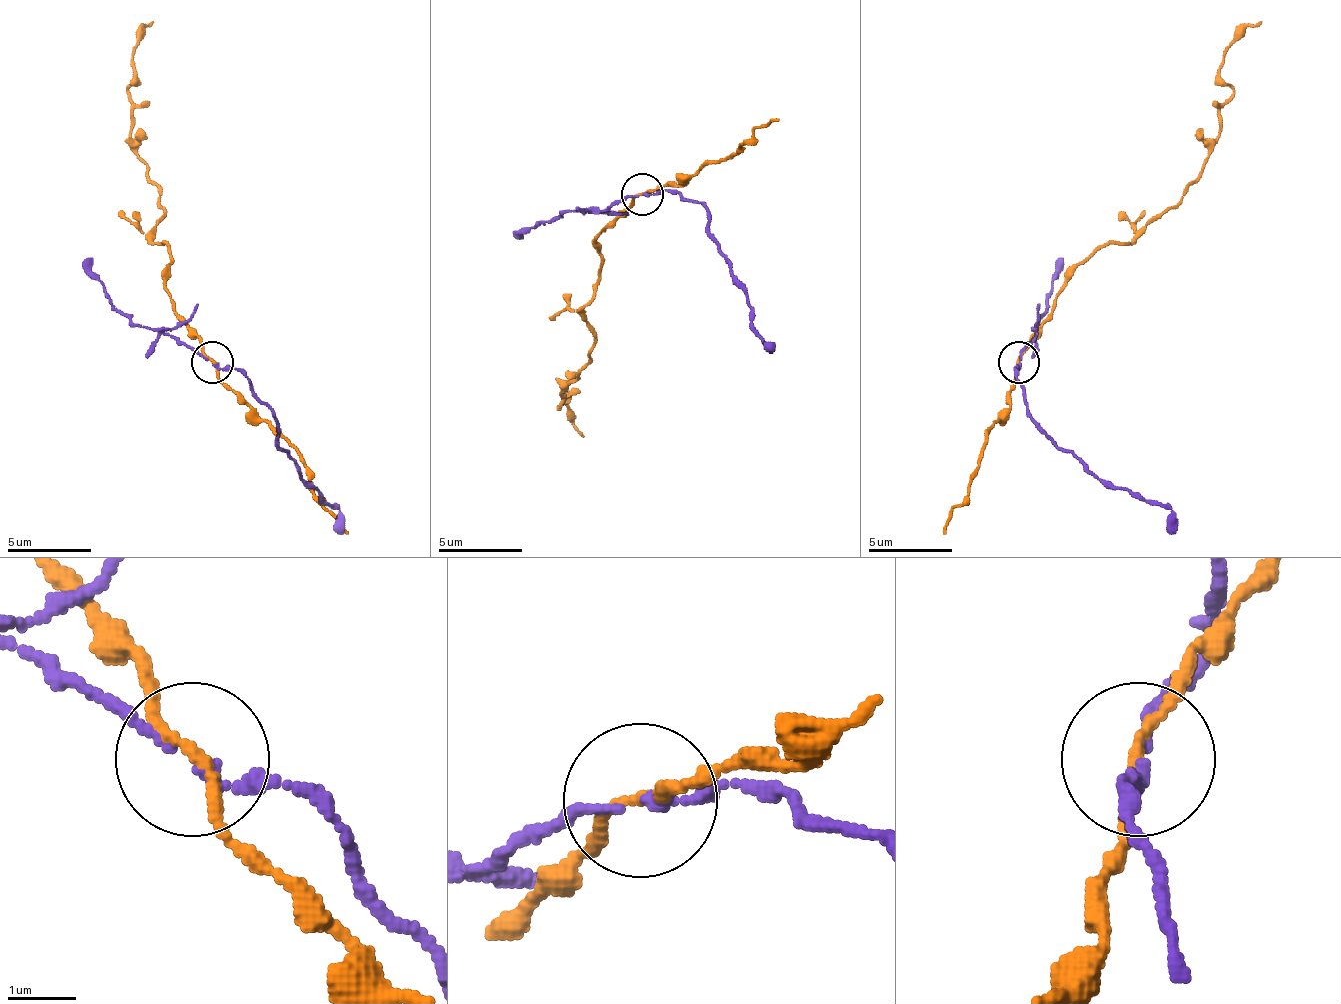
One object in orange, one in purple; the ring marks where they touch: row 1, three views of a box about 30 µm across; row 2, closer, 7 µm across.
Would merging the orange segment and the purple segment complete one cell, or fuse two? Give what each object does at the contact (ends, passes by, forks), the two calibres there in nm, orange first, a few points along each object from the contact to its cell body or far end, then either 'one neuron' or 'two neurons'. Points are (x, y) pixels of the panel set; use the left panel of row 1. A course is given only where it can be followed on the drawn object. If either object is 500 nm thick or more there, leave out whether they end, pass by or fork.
orange passes by | purple passes by | 170/120 nm | orange via (211, 361), (173, 311), (169, 248), (152, 236), (165, 211), (136, 152), (131, 52), (152, 23) | purple via (211, 365), (232, 365), (244, 378), (278, 424), (278, 445), (299, 474), (340, 512), (336, 532) | two neurons

